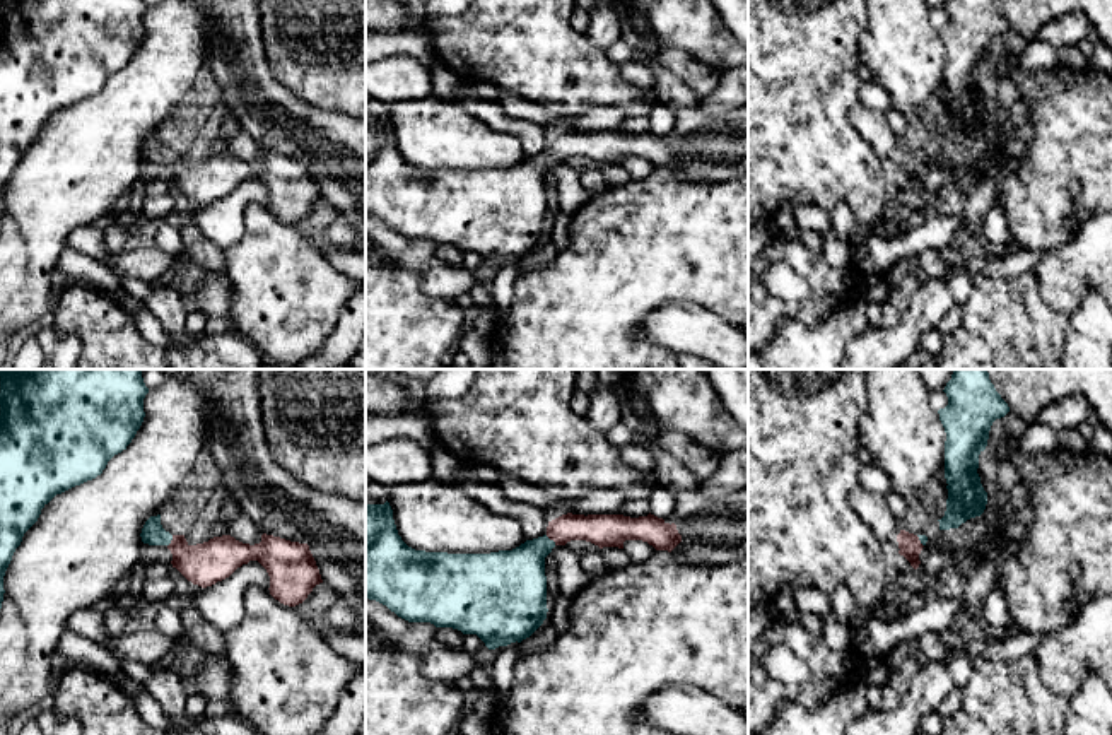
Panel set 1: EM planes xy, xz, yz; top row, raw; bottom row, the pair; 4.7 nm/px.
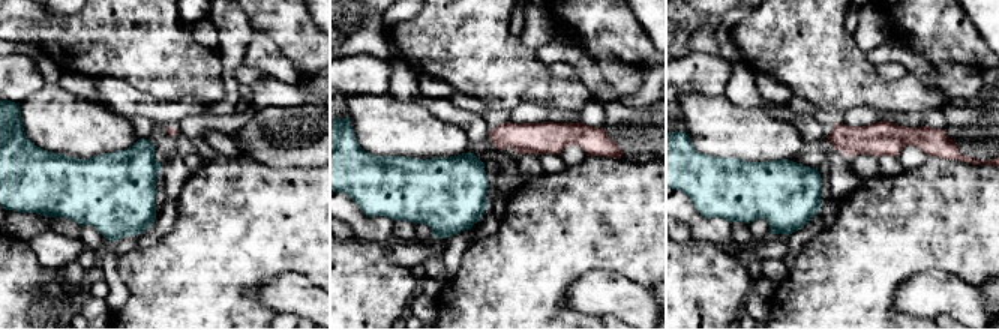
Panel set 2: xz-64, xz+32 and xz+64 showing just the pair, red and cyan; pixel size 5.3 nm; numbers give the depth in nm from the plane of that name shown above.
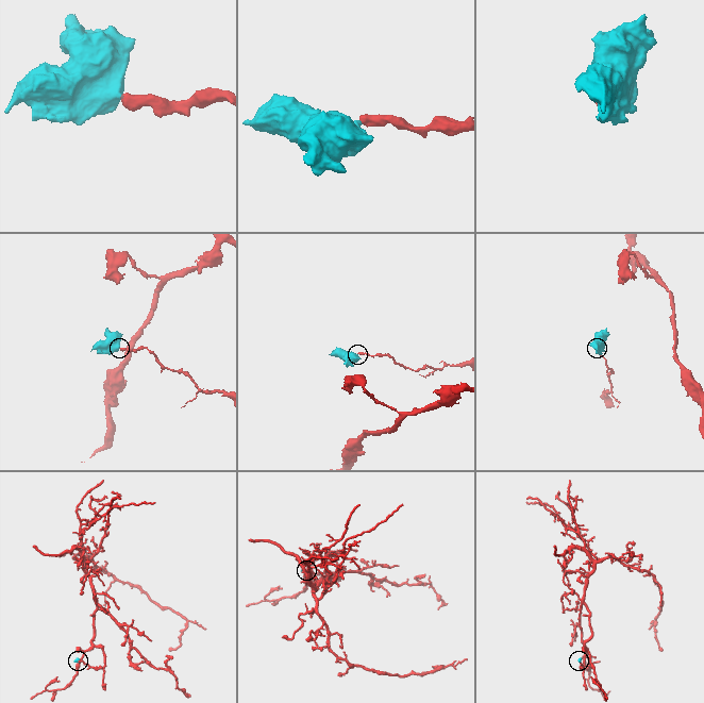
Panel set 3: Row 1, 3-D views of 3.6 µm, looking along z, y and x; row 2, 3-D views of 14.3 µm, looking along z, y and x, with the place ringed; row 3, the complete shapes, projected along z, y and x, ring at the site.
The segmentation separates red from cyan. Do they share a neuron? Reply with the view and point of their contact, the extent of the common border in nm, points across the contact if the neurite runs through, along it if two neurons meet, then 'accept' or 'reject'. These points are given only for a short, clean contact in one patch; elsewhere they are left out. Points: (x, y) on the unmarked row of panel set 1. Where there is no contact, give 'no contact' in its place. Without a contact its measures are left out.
contact xz (550, 156); length 70 nm; way xz (602, 147), (561, 147), (550, 156), (525, 182), (516, 197); accept

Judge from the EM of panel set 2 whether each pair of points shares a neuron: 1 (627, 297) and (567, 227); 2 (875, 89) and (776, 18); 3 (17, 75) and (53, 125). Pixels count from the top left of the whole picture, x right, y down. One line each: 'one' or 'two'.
1: two
2: one
3: two

